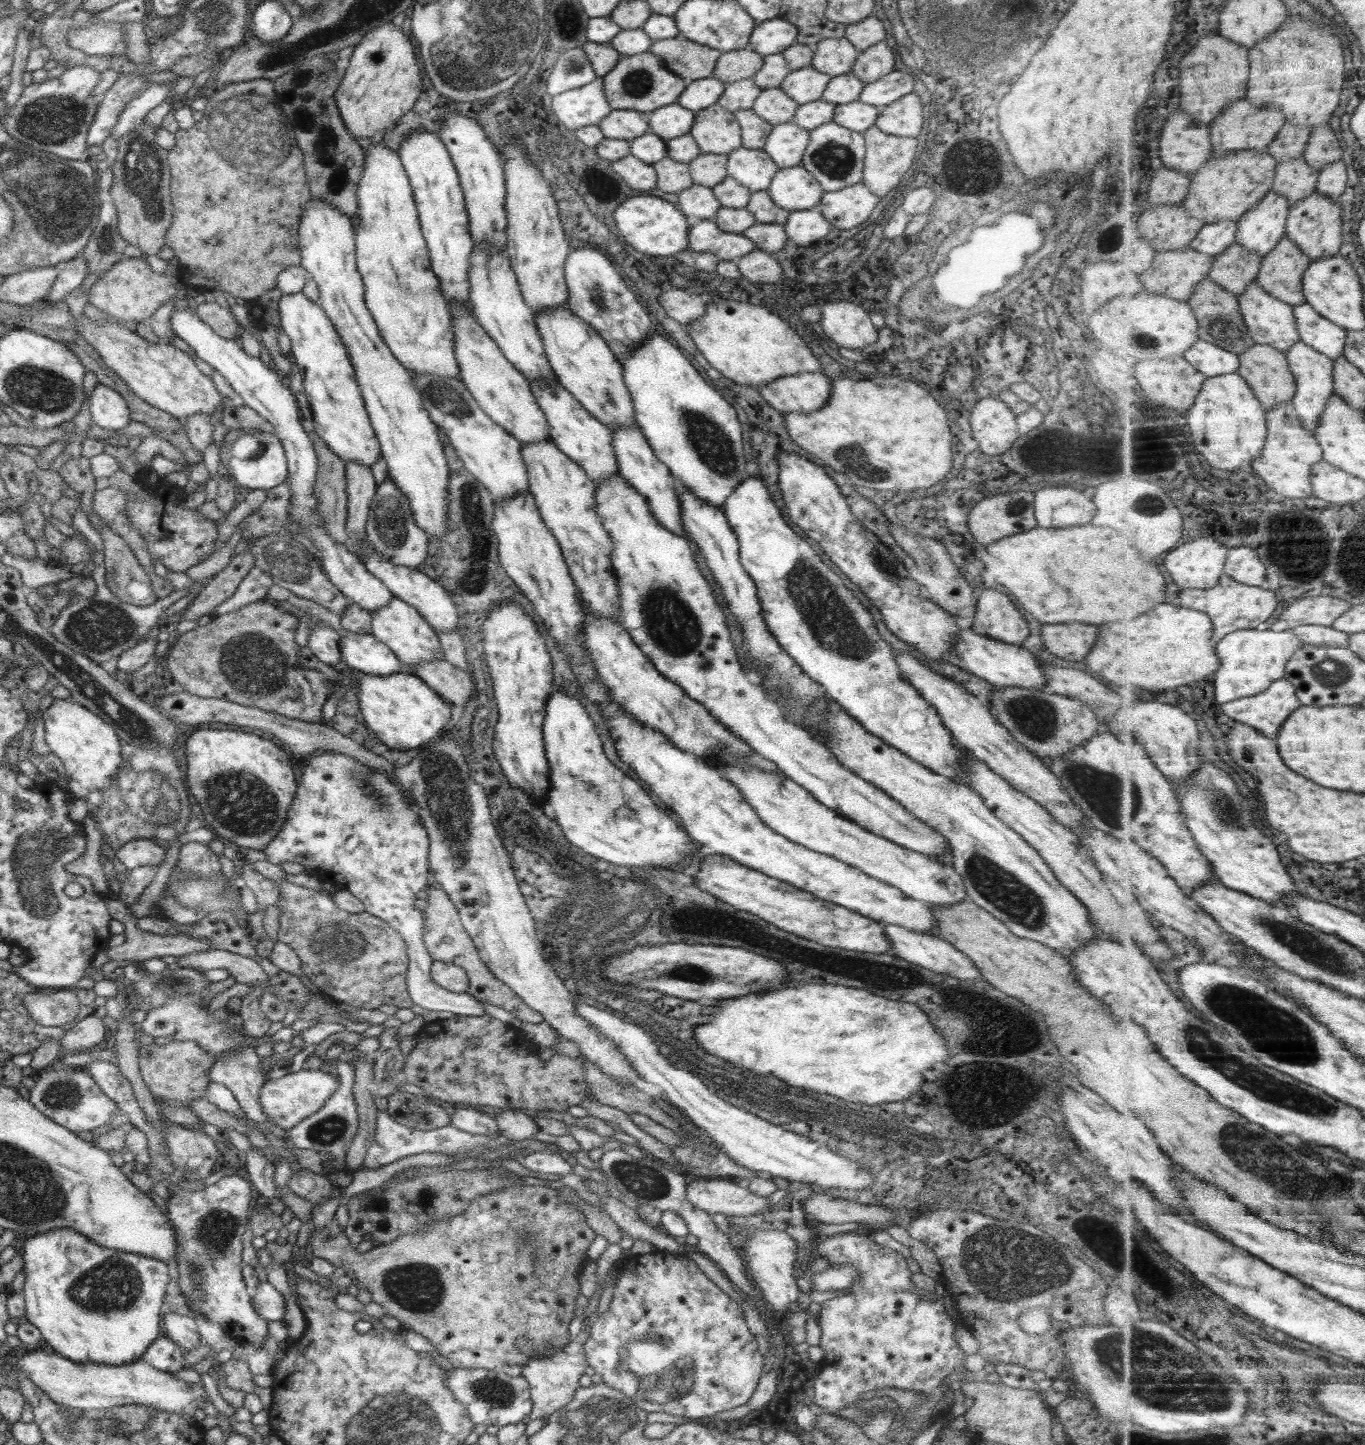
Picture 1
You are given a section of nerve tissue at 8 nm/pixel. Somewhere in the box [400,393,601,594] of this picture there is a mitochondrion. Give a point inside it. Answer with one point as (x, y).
(467, 495)

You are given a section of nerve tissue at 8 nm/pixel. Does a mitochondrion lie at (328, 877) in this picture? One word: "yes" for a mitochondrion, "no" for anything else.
no

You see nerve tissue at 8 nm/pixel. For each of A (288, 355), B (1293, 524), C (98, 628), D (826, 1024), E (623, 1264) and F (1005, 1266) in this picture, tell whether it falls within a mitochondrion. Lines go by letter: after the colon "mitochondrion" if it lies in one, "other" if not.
A: other
B: other
C: mitochondrion
D: mitochondrion
E: other
F: mitochondrion

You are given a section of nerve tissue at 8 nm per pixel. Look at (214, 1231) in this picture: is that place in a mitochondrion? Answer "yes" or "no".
yes

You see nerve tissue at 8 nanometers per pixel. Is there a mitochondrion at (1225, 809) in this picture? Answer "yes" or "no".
yes

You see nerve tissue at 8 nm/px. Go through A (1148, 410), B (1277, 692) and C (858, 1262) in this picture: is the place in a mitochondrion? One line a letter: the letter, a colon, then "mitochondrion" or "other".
A: other
B: other
C: mitochondrion

